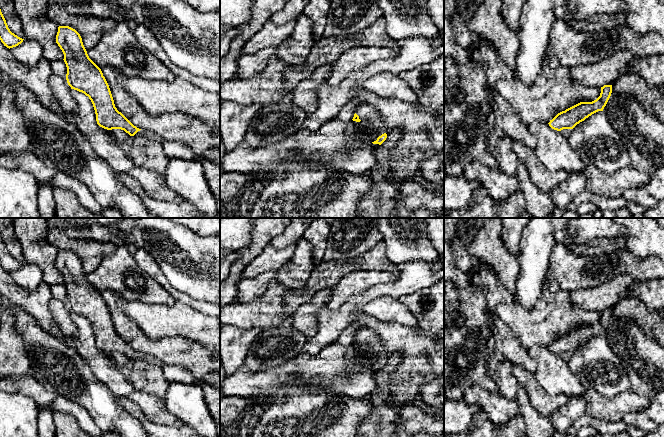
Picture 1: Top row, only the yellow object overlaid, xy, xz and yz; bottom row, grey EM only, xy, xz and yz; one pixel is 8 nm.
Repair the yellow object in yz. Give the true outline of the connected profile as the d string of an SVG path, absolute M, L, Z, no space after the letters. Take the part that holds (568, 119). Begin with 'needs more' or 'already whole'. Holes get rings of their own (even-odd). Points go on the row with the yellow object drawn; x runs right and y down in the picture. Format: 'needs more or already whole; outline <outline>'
already whole; outline M612 85L601 87L600 96L592 102L580 102L565 111L558 113L550 122L549 126L557 131L573 129L577 124L584 121L592 114L603 111L612 93Z

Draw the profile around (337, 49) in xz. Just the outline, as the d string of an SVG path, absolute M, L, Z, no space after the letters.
M382 17L371 26L345 37L330 37L323 43L314 43L311 53L303 65L288 65L282 73L286 91L293 90L298 84L308 80L319 66L331 64L347 49L358 46L387 46L394 51L400 49L399 42L387 32L385 19Z

